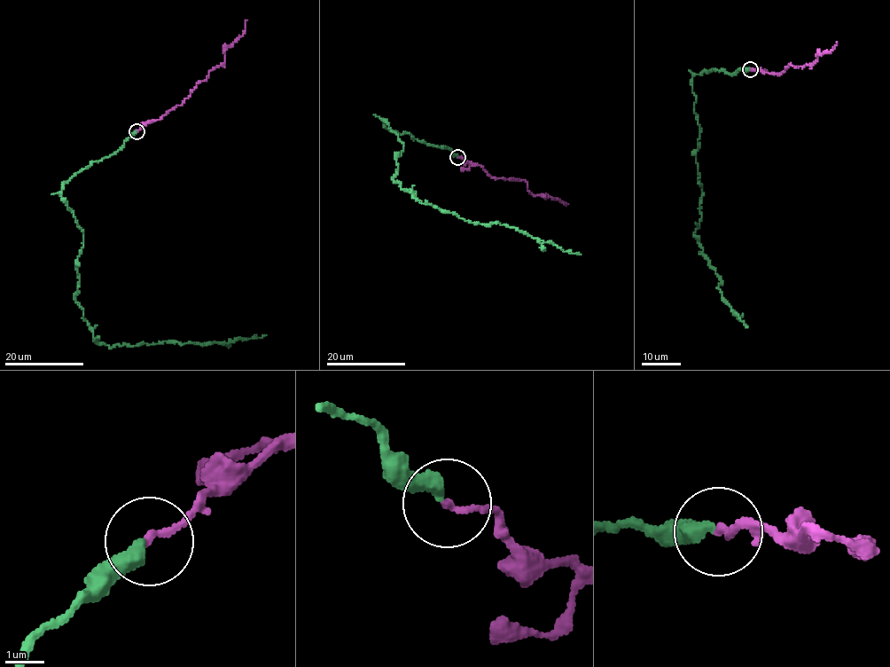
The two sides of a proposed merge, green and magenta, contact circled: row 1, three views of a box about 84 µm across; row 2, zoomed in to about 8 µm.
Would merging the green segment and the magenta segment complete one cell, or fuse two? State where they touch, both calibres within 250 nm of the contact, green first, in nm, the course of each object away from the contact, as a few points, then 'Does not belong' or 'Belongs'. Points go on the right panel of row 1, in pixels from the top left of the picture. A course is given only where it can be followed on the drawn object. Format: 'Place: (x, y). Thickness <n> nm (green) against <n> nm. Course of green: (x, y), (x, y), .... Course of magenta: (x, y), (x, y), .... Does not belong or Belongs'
Place: (750, 69). Thickness 400 nm (green) against 170 nm. Course of green: (750, 69), (705, 70), (692, 76), (691, 86), (702, 192), (694, 234), (721, 282), (721, 295), (746, 326). Course of magenta: (751, 70), (779, 74), (790, 65), (803, 67), (810, 66), (817, 56), (830, 51), (837, 42). Does not belong

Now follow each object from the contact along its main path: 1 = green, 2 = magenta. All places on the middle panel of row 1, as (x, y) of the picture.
1: (456, 156), (393, 130), (382, 120), (402, 145), (393, 181), (415, 198), (580, 254)
2: (457, 157), (480, 165), (494, 177), (523, 180), (531, 193), (567, 204)

